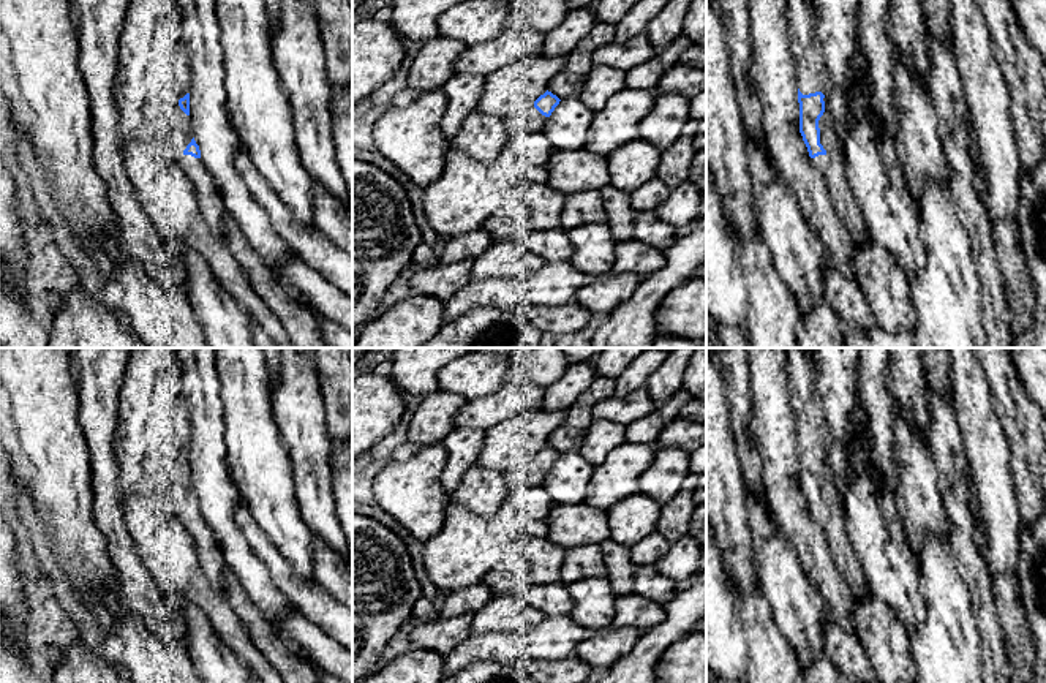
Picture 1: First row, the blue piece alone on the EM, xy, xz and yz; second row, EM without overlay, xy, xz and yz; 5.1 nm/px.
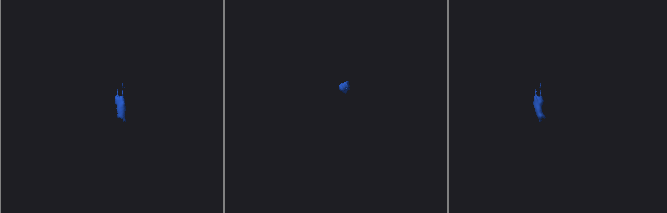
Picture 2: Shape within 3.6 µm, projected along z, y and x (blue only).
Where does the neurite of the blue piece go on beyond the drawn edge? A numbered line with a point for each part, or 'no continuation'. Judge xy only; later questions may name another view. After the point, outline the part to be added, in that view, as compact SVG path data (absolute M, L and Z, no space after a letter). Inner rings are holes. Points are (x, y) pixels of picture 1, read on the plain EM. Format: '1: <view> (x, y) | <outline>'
1: xy (171, 487) | M179 452L166 455L147 493L161 503L169 514L180 519L196 542L201 569L210 587L224 594L223 571L226 566L215 538L201 512L183 508L193 493L193 485L188 470L179 460Z

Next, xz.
1: xz (525, 473) | M534 458L528 462L520 462L510 470L504 471L509 489L515 490L523 485L542 485L547 476L547 471L542 470Z

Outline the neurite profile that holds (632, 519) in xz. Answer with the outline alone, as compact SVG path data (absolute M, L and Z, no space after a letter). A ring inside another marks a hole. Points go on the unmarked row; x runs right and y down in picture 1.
M642 492L621 500L608 511L610 539L632 549L656 530L662 504Z

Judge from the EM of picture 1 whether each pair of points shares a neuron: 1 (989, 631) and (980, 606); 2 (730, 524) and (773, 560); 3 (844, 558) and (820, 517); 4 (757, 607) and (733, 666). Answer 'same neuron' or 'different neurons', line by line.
1: same neuron
2: different neurons
3: same neuron
4: different neurons

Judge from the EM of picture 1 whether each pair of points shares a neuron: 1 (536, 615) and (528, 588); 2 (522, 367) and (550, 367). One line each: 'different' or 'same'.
1: different
2: same

